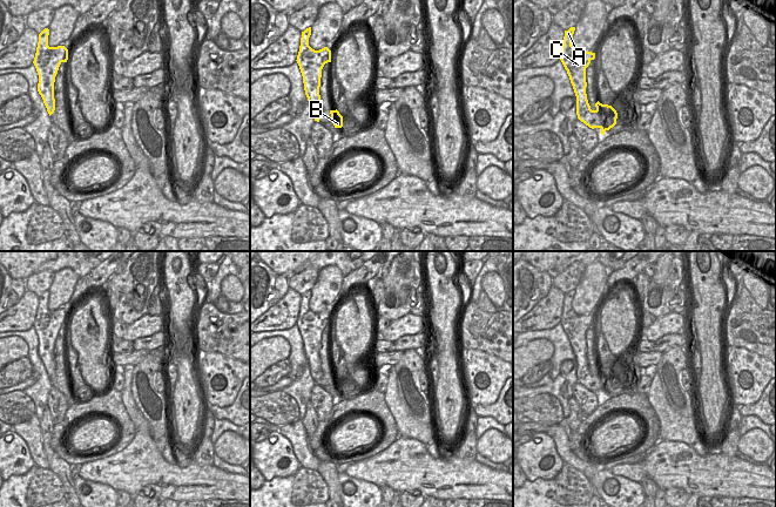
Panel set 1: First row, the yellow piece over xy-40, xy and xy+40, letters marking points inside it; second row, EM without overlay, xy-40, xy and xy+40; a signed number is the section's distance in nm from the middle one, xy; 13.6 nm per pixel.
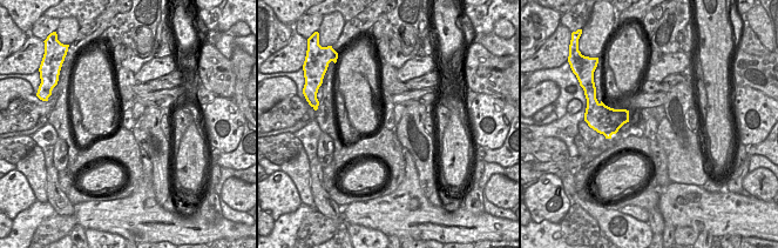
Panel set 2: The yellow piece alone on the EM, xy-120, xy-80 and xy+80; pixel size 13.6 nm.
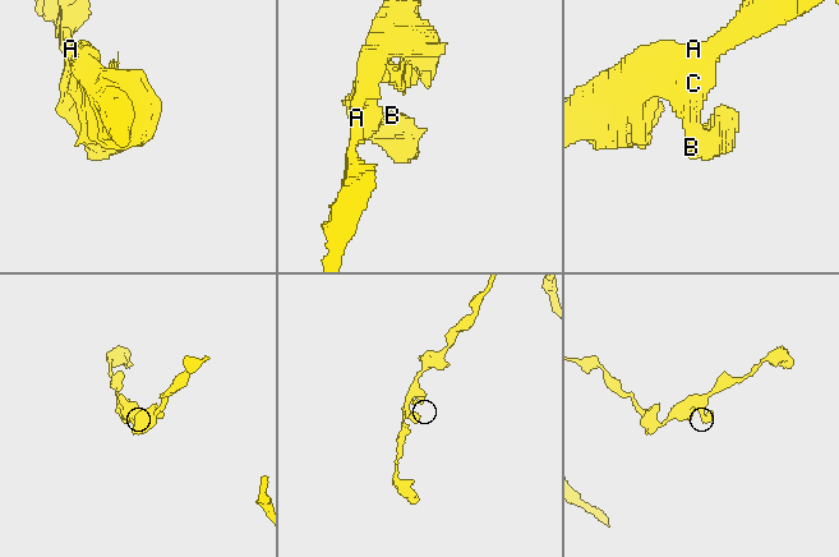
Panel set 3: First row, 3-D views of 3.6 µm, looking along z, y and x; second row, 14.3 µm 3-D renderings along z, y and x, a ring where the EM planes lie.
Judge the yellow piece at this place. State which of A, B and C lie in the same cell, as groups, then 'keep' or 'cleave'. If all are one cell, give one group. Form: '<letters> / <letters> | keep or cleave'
A B C | keep

